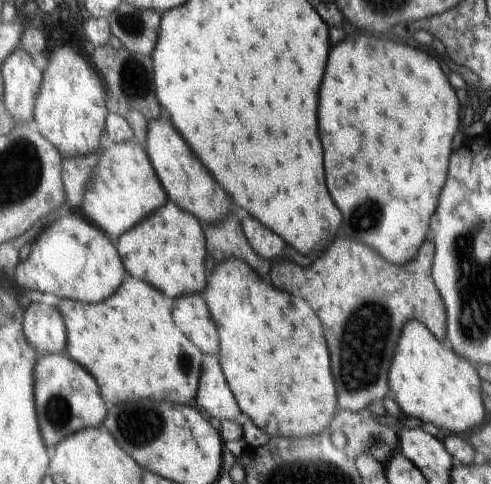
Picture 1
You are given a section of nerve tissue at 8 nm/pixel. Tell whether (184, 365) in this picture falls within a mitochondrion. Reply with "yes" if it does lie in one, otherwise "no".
yes

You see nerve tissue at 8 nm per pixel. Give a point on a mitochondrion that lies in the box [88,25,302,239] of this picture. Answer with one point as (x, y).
(133, 80)

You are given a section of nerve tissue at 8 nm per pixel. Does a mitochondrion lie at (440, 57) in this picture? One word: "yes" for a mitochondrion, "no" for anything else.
no

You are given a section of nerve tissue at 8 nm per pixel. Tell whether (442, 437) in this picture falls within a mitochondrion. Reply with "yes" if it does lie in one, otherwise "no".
no

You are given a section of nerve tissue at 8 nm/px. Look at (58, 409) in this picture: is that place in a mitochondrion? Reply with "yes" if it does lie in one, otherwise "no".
yes

